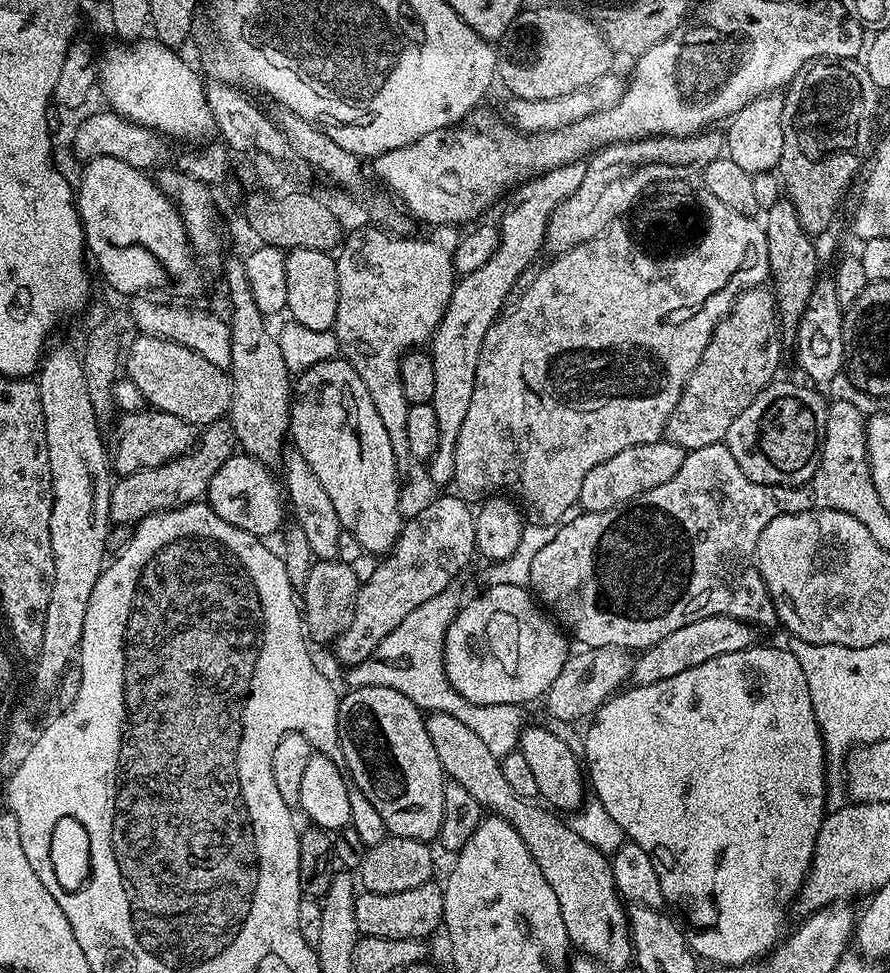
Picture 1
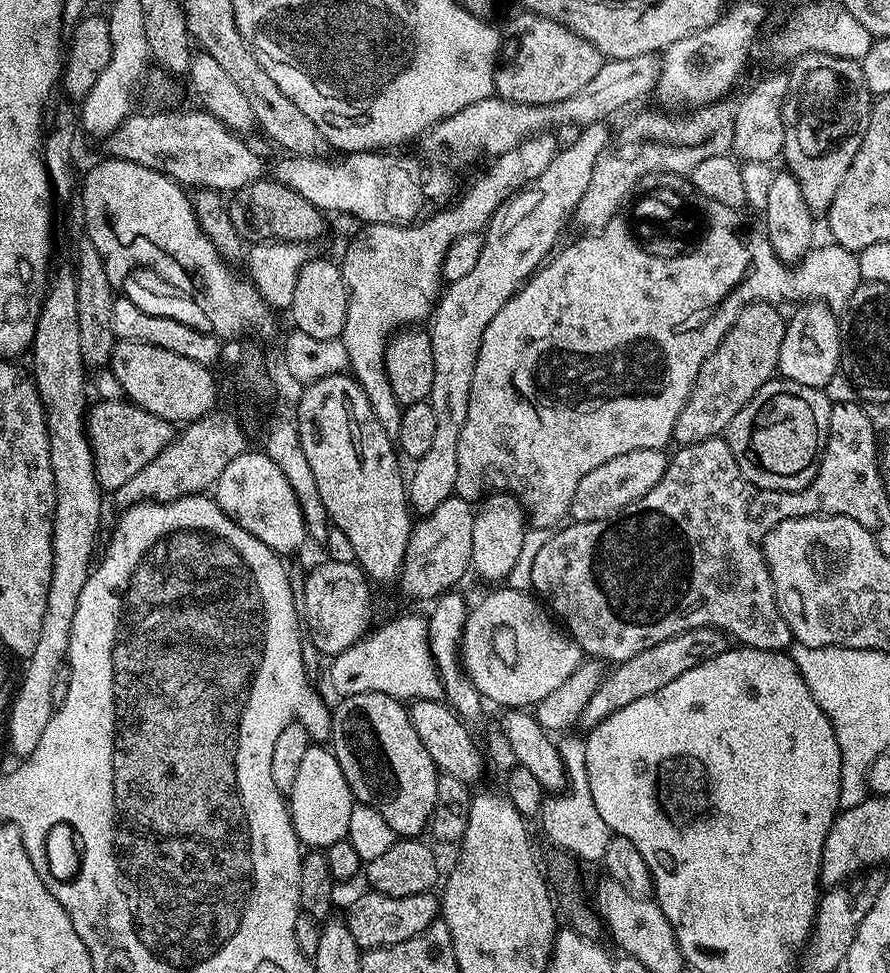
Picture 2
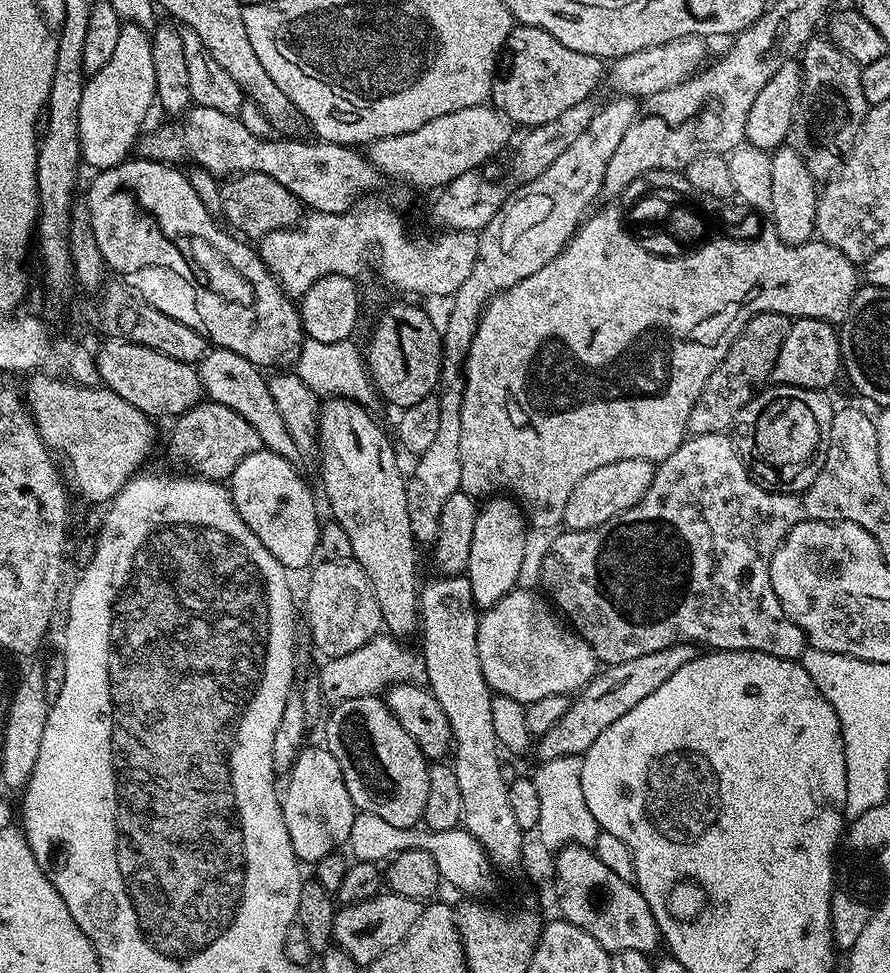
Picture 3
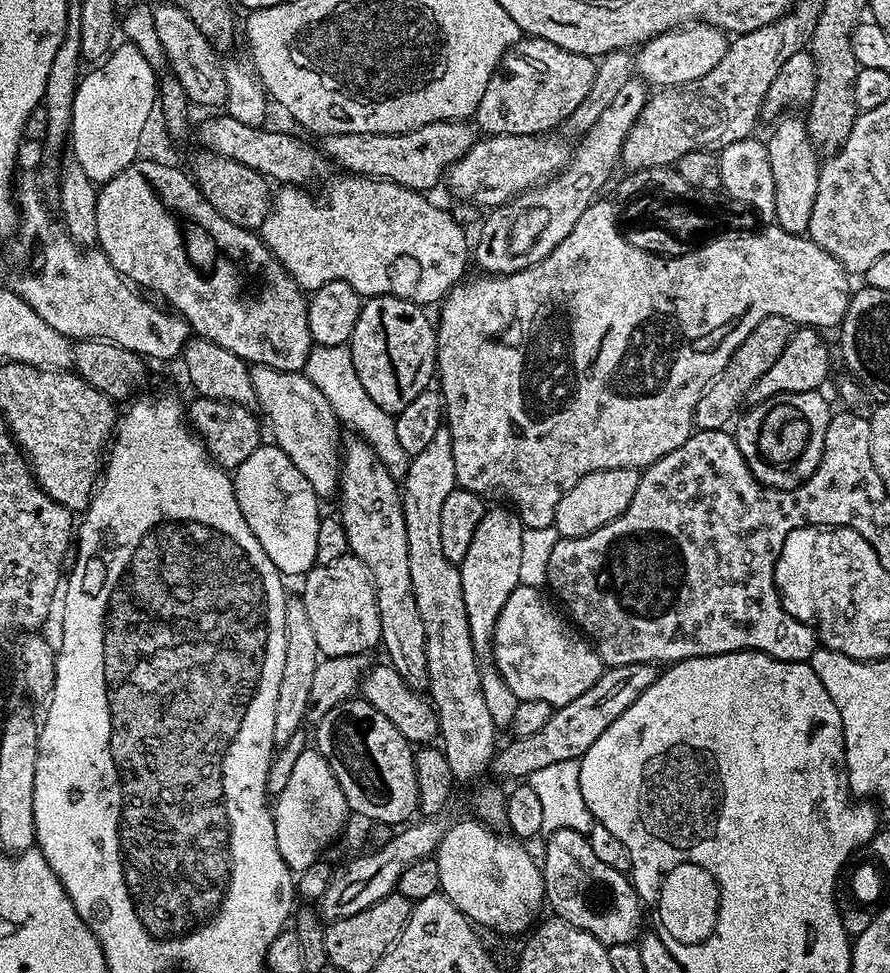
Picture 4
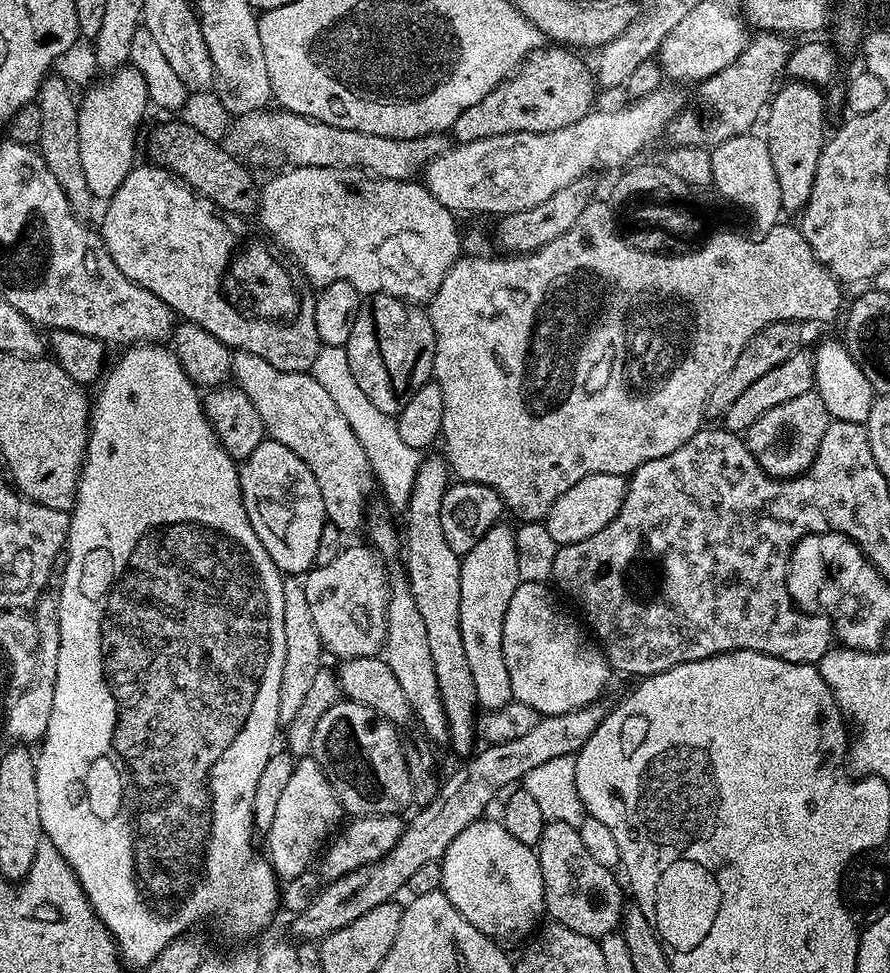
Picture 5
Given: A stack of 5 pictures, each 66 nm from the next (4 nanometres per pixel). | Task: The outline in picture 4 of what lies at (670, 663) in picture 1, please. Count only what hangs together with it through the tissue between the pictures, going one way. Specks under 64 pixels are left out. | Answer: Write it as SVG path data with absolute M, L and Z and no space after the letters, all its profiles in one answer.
M631 664L617 668L605 667L604 673L586 690L578 694L574 702L566 702L555 710L549 711L546 723L535 734L526 734L519 738L509 739L509 744L499 749L492 758L491 775L501 776L504 780L520 782L534 774L534 770L542 770L545 766L554 766L554 762L570 762L579 760L598 742L606 726L618 719L623 712L656 681L657 665Z

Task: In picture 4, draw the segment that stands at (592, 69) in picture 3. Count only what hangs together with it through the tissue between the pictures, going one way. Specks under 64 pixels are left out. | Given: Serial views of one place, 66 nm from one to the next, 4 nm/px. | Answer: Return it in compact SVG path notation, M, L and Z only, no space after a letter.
M524 36L506 50L496 73L486 82L482 102L474 113L474 124L490 136L539 136L559 129L590 91L597 61L574 54L537 36Z

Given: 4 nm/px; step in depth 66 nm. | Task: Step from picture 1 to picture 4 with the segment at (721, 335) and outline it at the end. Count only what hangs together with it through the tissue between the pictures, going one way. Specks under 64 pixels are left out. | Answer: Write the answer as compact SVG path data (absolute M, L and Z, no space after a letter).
M771 316L762 318L762 322L758 322L758 326L750 330L750 334L746 334L746 342L742 342L742 346L734 350L722 374L713 378L711 386L704 391L702 398L698 398L698 406L694 410L694 425L699 431L724 430L737 419L741 411L740 403L743 405L747 401L750 386L754 386L754 382L758 382L758 378L762 378L762 374L766 374L766 370L770 370L774 362L778 362L782 350L786 350L786 342L790 342L793 331L794 326L786 318Z

